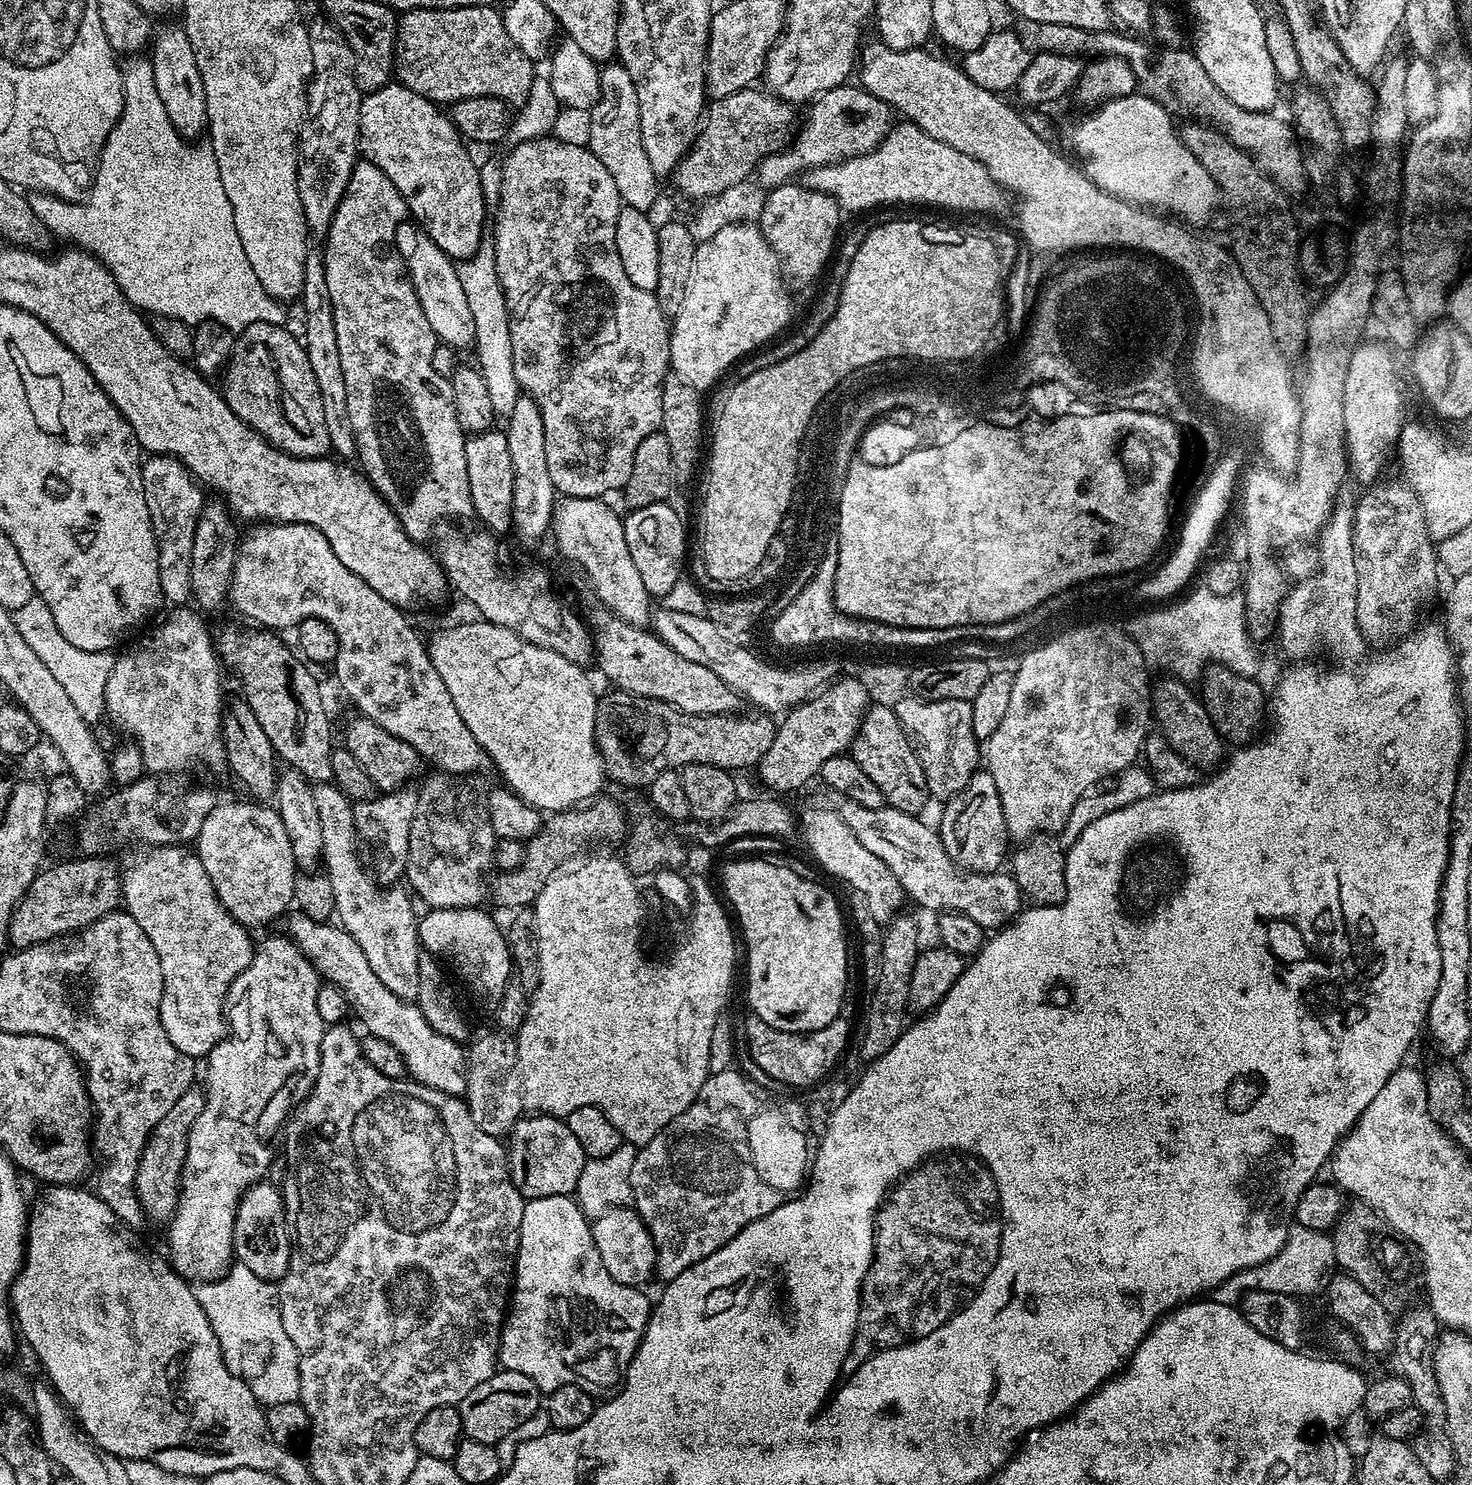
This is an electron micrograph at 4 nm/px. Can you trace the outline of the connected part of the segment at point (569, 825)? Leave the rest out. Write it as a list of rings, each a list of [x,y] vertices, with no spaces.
[[[597,798],[568,812],[551,813],[541,823],[540,833],[525,843],[521,864],[509,872],[501,871],[497,875],[497,880],[491,881],[490,900],[500,908],[527,909],[535,905],[542,886],[546,886],[546,882],[553,874],[561,871],[569,861],[588,850],[583,848],[588,848],[591,844],[612,844],[615,840],[623,841],[626,836],[625,809],[621,805],[619,808],[612,800],[604,799]]]

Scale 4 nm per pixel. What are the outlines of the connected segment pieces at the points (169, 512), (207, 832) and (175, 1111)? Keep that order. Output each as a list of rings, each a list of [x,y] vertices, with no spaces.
[[[149,455],[140,465],[142,474],[142,490],[146,494],[146,510],[150,510],[150,522],[154,530],[154,538],[158,546],[158,582],[162,586],[162,594],[172,606],[184,606],[192,600],[192,559],[194,558],[194,530],[198,526],[200,511],[206,503],[206,492],[191,476],[182,461],[172,456]]]
[[[260,802],[247,803],[217,803],[216,808],[206,814],[206,822],[202,822],[194,848],[224,909],[245,928],[255,930],[278,919],[280,915],[281,919],[293,907],[292,895],[298,869],[294,862],[294,850],[290,846],[290,834],[286,834],[286,826],[282,826],[280,813],[275,807]]]
[[[203,1087],[188,1088],[182,1094],[182,1098],[178,1098],[178,1102],[170,1106],[170,1114],[166,1114],[166,1118],[162,1118],[162,1122],[158,1122],[158,1126],[152,1131],[136,1175],[136,1197],[140,1199],[140,1204],[149,1217],[168,1218],[176,1210],[180,1194],[180,1177],[184,1175],[188,1135],[198,1114],[202,1114],[204,1106]]]

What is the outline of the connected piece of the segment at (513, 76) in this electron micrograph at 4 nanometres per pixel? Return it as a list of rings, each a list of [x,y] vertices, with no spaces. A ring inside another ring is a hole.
[[[480,3],[478,6],[466,6],[465,8],[411,8],[408,12],[400,12],[396,22],[396,48],[394,51],[394,76],[404,87],[422,94],[430,101],[440,106],[451,106],[457,100],[478,98],[479,96],[489,96],[492,99],[503,100],[508,106],[519,106],[526,102],[530,94],[530,86],[534,75],[534,62],[526,56],[510,40],[503,24],[503,18],[499,11],[487,8],[487,3]]]

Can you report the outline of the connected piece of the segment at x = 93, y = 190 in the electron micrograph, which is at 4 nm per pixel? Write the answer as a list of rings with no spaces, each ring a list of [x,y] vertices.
[[[125,55],[119,65],[124,109],[100,151],[87,197],[73,202],[33,192],[28,196],[30,210],[38,214],[53,237],[61,236],[68,240],[64,242],[71,242],[101,260],[114,274],[122,294],[141,313],[178,318],[189,326],[212,320],[233,334],[254,322],[283,325],[285,305],[262,290],[262,282],[258,282],[258,274],[254,274],[254,266],[250,266],[250,258],[242,250],[242,238],[234,230],[234,210],[226,190],[222,190],[211,143],[189,143],[174,130],[166,106],[158,98],[152,61],[147,55]]]

